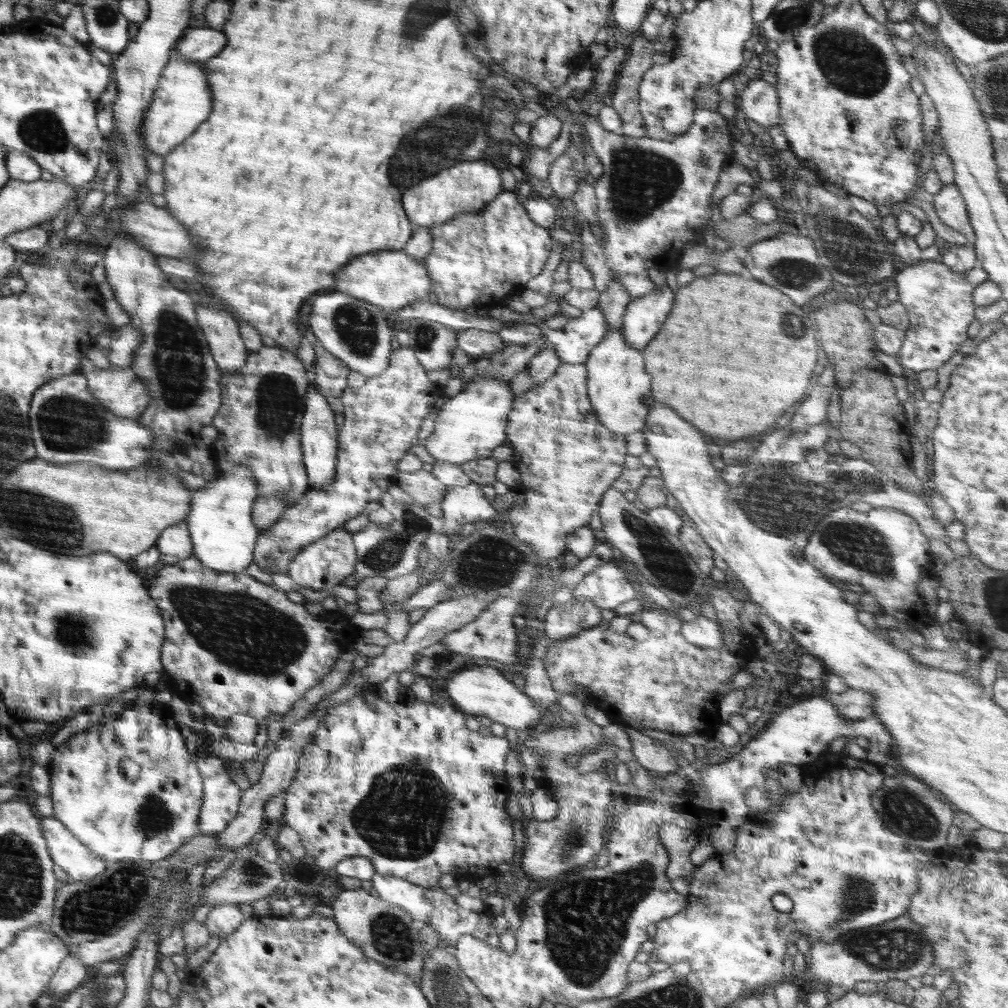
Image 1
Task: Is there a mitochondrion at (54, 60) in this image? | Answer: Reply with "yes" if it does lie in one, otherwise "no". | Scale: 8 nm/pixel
no

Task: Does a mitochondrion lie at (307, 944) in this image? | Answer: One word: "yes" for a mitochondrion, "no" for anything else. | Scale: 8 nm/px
no

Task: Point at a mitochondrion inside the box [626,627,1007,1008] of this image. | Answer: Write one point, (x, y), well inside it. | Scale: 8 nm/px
(892, 950)

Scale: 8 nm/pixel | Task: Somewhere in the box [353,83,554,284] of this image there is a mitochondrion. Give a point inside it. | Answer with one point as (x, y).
(447, 136)

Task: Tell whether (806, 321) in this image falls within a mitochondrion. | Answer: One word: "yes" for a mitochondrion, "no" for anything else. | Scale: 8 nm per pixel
yes

